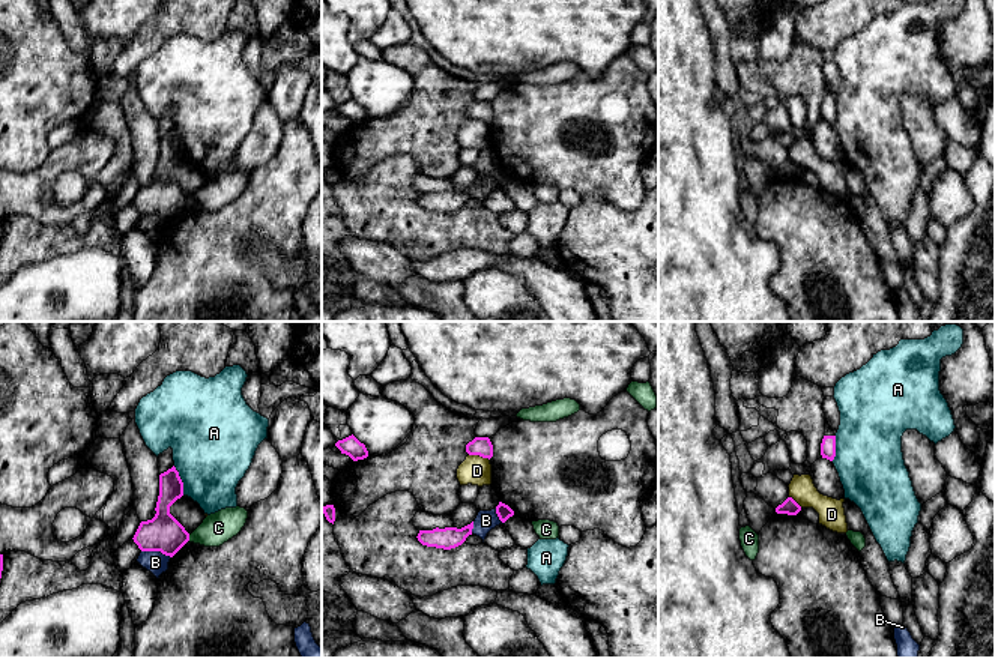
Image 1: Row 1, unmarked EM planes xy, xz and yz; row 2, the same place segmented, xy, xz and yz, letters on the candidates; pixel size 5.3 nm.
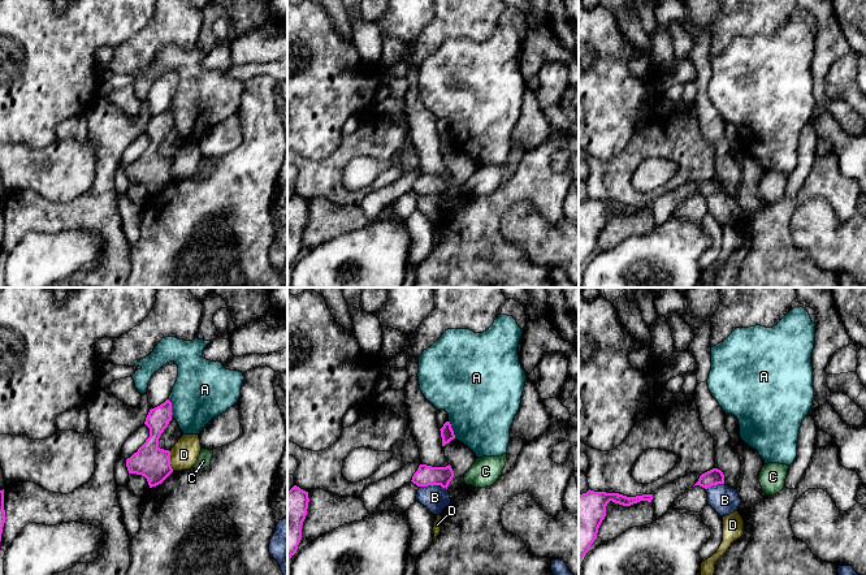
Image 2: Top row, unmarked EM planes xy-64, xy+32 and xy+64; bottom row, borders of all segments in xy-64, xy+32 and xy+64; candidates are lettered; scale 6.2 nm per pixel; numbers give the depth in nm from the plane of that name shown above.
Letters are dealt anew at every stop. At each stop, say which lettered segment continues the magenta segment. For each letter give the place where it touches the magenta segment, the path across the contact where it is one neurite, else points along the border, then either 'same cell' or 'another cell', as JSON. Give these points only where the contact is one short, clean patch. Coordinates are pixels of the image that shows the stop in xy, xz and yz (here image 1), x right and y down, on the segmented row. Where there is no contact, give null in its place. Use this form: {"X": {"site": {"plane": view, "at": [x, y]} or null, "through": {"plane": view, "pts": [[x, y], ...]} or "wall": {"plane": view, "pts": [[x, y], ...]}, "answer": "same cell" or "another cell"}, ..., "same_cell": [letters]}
{"A": {"site": {"plane": "xy", "at": [181, 481]}, "wall": {"plane": "xy", "pts": [[173, 466], [182, 482], [184, 495]]}, "answer": "another cell"}, "B": {"site": {"plane": "xy", "at": [157, 550]}, "wall": {"plane": "xy", "pts": [[142, 550], [160, 550], [170, 558]]}, "answer": "another cell"}, "C": {"site": {"plane": "xy", "at": [188, 538]}, "wall": {"plane": "xy", "pts": [[188, 535], [190, 540]]}, "answer": "another cell"}, "D": {"site": {"plane": "xz", "at": [480, 455]}, "answer": "another cell"}, "same_cell": []}

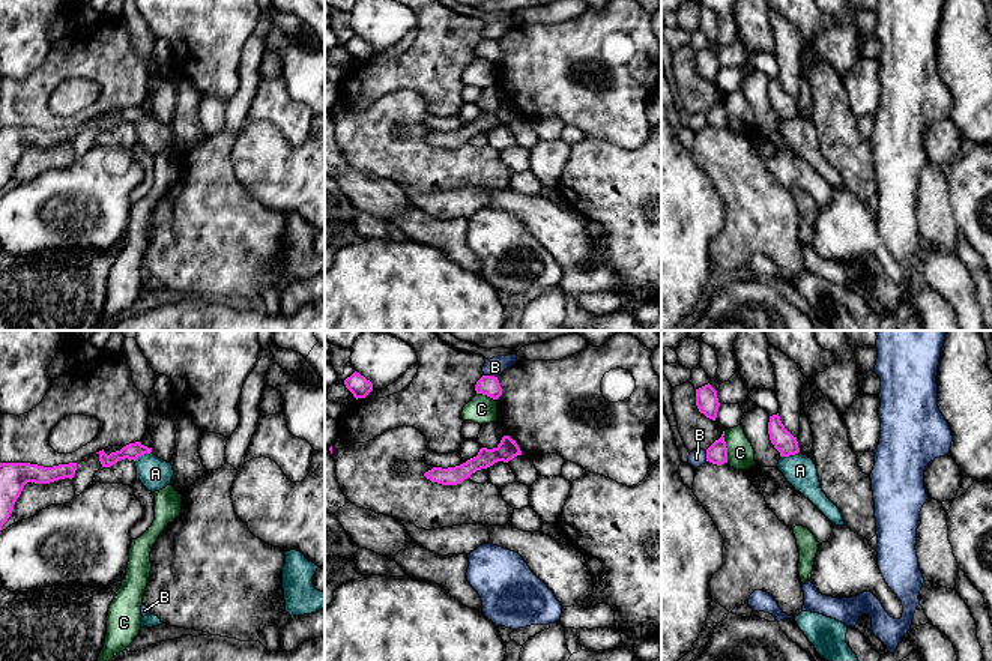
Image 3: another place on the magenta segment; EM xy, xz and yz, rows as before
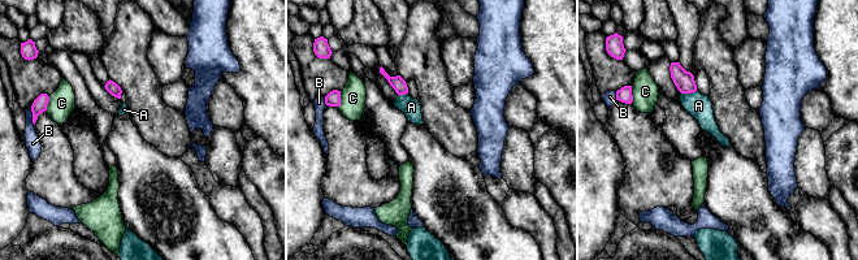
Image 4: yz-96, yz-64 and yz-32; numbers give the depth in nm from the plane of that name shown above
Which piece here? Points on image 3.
{"A": {"site": {"plane": "yz", "at": [789, 454]}, "wall": {"plane": "yz", "pts": [[798, 451], [780, 457]]}, "answer": "another cell"}, "B": {"site": {"plane": "xz", "at": [490, 376]}, "answer": "another cell"}, "C": {"site": {"plane": "yz", "at": [725, 446]}, "answer": "another cell"}, "same_cell": []}

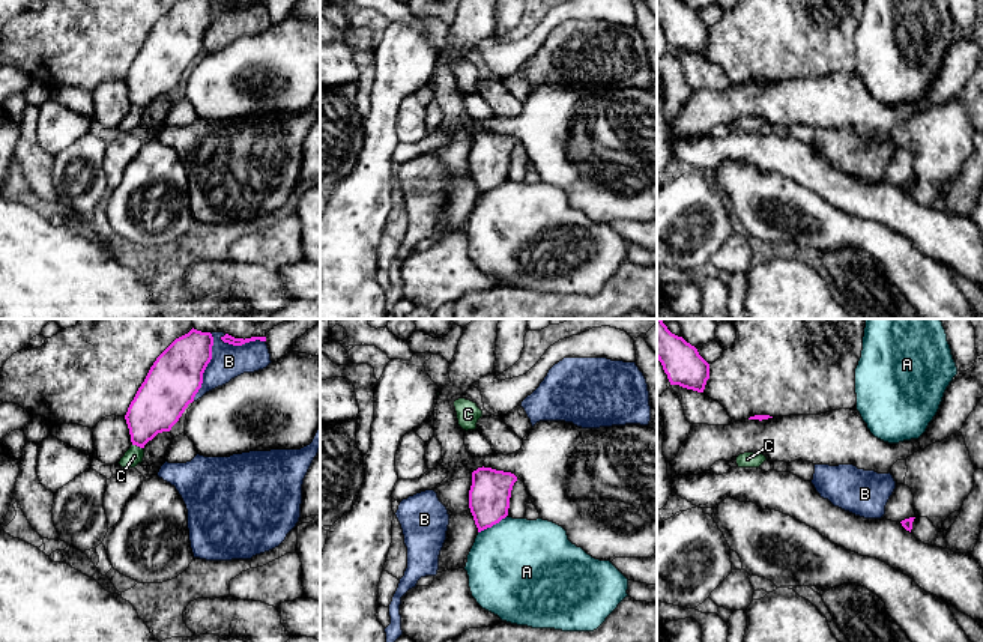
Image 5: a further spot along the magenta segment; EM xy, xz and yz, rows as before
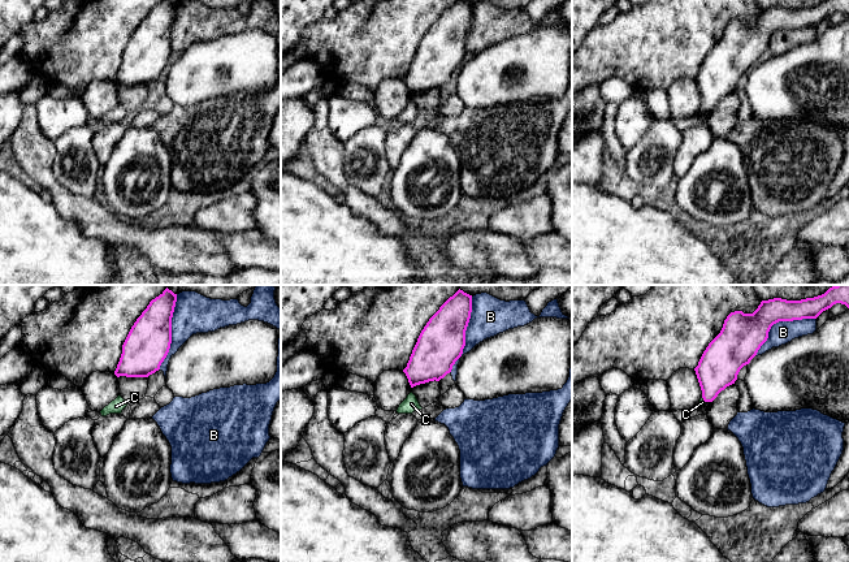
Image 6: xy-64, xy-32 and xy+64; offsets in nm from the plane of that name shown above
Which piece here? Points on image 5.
{"A": {"site": {"plane": "xz", "at": [492, 525]}, "answer": "another cell"}, "B": {"site": {"plane": "xy", "at": [206, 366]}, "answer": "another cell"}, "C": {"site": {"plane": "xy", "at": [137, 445]}, "through": {"plane": "xy", "pts": [[158, 405], [146, 417], [137, 445], [134, 456]]}, "answer": "same cell"}, "same_cell": ["C"]}

